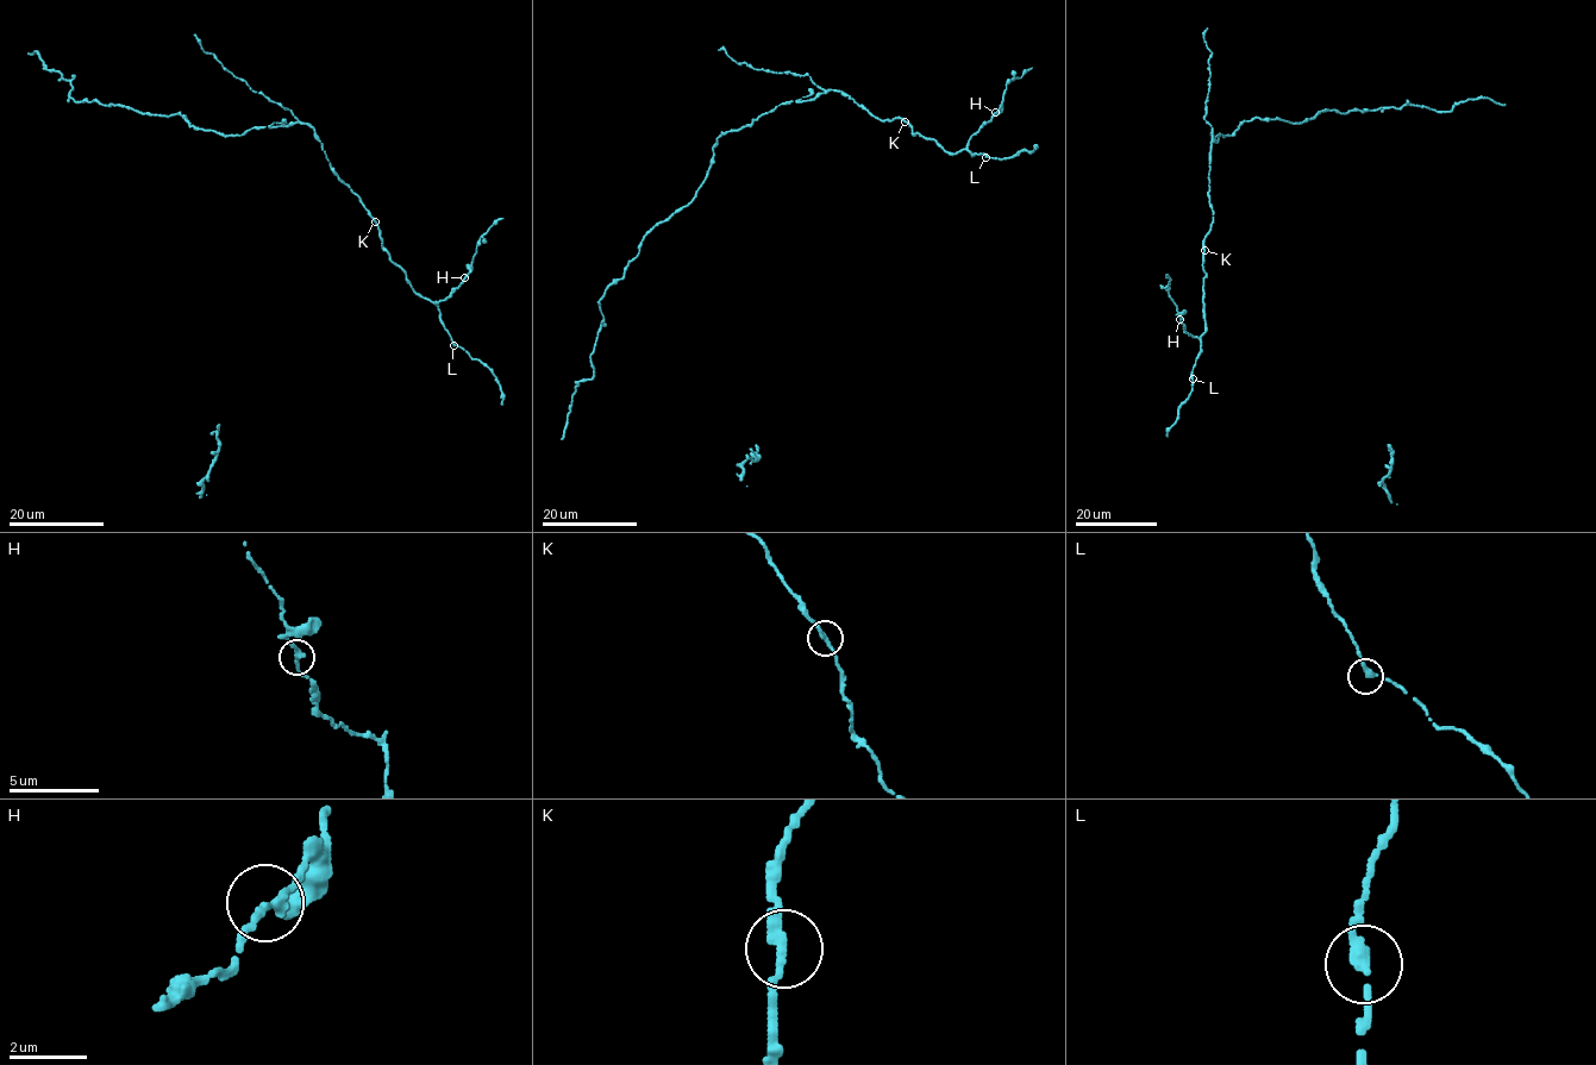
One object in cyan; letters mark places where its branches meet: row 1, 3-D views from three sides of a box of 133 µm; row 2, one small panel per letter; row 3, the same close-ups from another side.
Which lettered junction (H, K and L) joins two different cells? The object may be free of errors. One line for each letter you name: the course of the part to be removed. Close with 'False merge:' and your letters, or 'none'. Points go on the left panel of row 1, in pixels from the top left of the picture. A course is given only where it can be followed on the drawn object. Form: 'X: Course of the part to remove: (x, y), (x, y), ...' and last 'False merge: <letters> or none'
False merge: none

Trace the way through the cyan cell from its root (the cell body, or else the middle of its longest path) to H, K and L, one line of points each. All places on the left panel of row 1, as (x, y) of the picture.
H: (349, 186), (377, 225), (389, 258), (404, 270), (418, 294), (437, 304), (450, 295), (464, 277)
K: (349, 186), (375, 221)
L: (349, 186), (377, 225), (389, 258), (404, 270), (413, 289), (437, 306), (454, 345)

